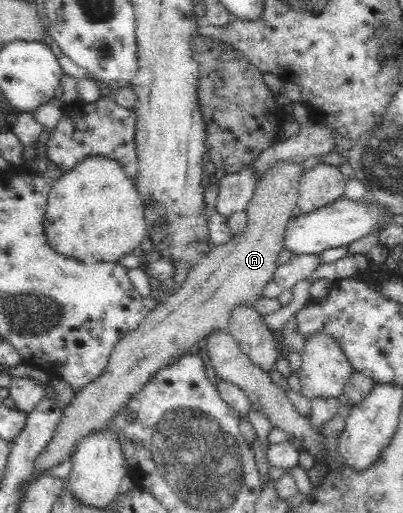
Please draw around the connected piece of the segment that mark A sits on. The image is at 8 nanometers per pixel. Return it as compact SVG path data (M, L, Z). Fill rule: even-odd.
M277 161L261 175L253 198L244 211L247 213L245 231L234 235L227 244L212 245L211 250L190 268L181 287L149 311L139 327L127 333L114 346L99 378L76 392L63 409L51 440L35 460L31 480L65 460L70 461L81 438L101 432L159 369L193 345L202 343L213 330L228 330L229 318L235 306L254 306L276 271L276 261L285 248L285 230L298 200L303 173L301 163Z

